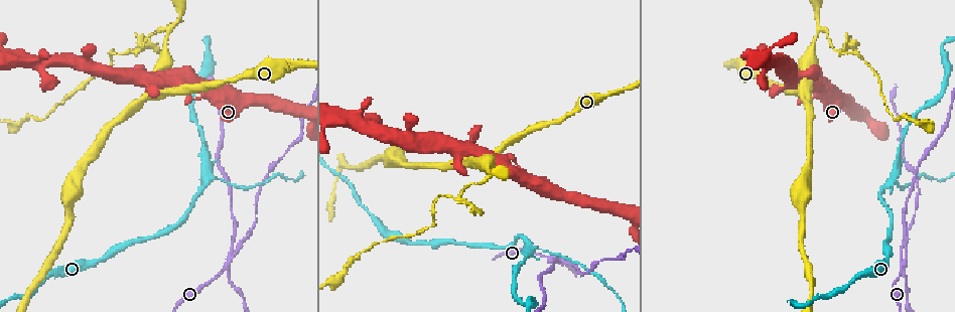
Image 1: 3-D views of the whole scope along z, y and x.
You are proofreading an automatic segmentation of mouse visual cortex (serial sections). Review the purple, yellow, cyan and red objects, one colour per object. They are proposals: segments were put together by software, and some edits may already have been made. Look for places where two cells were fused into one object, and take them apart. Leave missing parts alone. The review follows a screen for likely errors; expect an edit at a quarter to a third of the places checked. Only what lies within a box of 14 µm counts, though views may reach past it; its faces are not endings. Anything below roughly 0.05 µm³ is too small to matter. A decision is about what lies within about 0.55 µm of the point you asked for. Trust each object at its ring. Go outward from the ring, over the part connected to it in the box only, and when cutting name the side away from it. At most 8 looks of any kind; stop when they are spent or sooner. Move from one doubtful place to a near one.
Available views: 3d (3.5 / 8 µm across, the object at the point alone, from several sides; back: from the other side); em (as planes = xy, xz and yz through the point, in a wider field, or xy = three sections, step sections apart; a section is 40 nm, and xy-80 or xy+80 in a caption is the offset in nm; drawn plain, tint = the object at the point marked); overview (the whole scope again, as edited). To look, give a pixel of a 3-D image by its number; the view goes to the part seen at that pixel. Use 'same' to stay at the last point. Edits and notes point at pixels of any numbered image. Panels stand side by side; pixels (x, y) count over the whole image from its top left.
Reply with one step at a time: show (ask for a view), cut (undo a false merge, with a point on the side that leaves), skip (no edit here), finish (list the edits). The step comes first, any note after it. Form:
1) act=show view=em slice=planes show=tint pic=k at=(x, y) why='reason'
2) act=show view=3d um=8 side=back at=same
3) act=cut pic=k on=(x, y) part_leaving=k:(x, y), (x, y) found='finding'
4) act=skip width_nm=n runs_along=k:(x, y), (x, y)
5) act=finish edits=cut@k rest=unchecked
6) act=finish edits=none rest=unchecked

act=show view=3d um=8 pic=1 at=(532, 248) why='a fork'

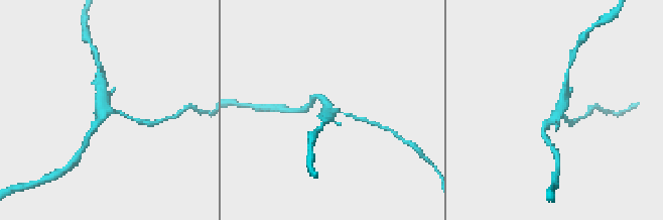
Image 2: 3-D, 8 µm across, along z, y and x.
act=show view=3d um=3.5 pic=2 at=(102, 110)

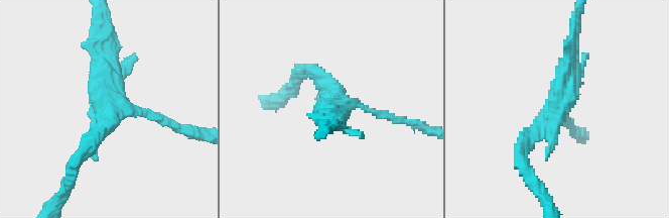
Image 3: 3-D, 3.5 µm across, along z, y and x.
act=skip runs_along=3:(521, 158), (564, 91), (572, 47) found='continuous, no second cell'

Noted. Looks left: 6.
act=show view=3d um=3.5 pic=1 at=(806, 90) why='three arms meet'

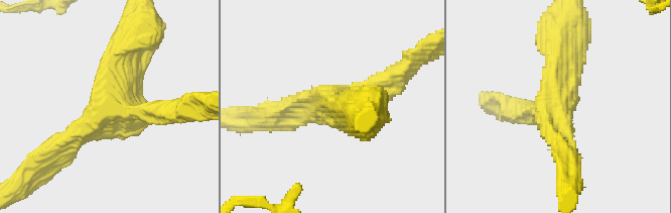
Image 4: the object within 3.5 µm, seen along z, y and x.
act=show view=em slice=xy step=1 show=tint pic=4 at=(118, 109) arms=3 arm_widths_nm=250,300,500 why='shape alone is not enough'

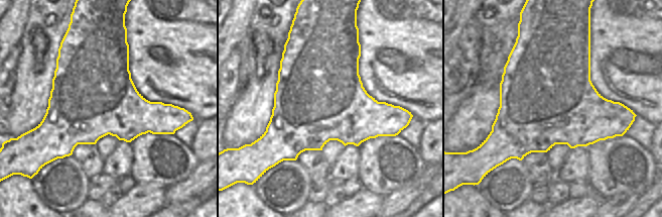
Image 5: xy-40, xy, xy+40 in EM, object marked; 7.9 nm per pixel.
act=show view=em slice=xy step=3 show=tint at=same

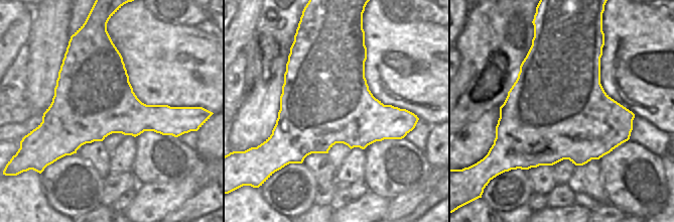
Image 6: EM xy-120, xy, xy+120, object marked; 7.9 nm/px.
act=skip found='continuous, no second cell'

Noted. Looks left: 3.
act=show view=3d um=3.5 pic=1 at=(816, 30) why='three-way junction'

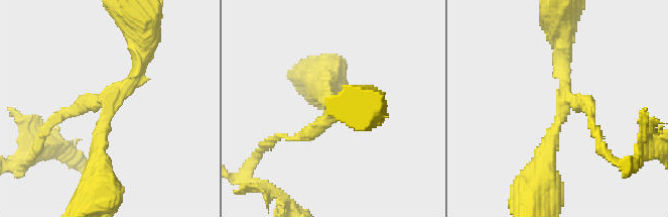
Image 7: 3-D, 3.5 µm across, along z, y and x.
act=show view=em slice=xy step=3 show=tint pic=7 at=(105, 103) arms=3 arm_widths_nm=150,150,250

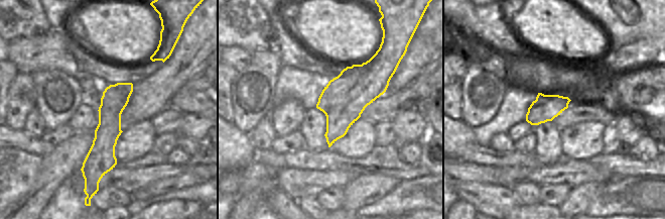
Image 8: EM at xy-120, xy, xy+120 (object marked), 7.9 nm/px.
act=cut pic=7 on=(588, 103) part_leaving=7:(568, 101), (591, 107), (602, 147) found='a second cell is stuck on'

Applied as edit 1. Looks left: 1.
act=finish edits=cut@7 rest=unchecked

